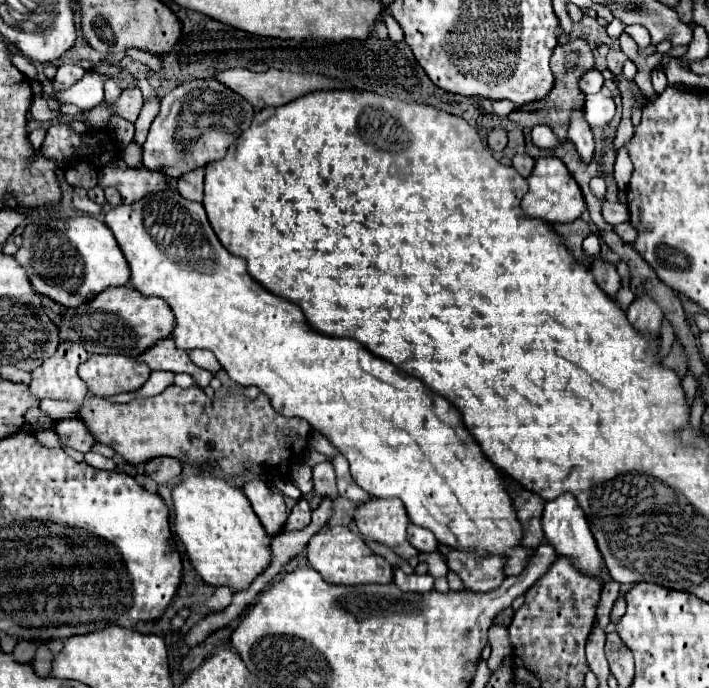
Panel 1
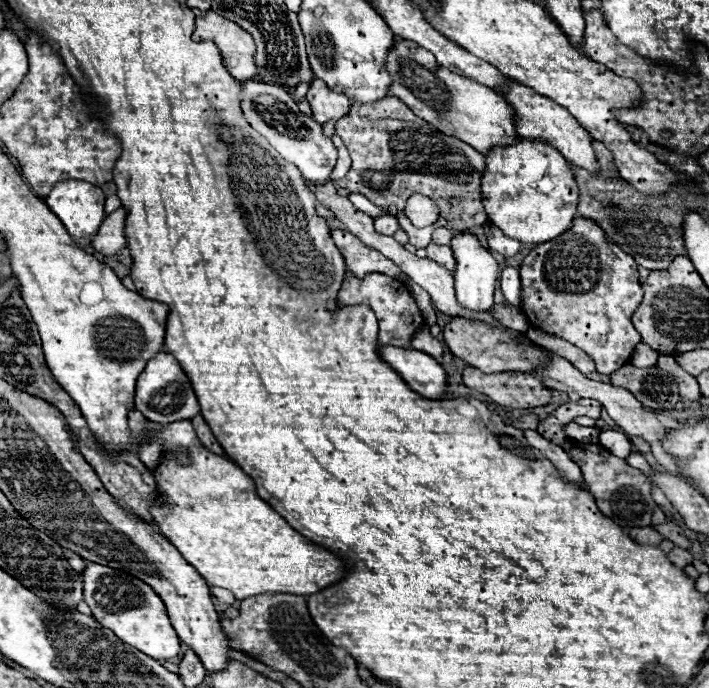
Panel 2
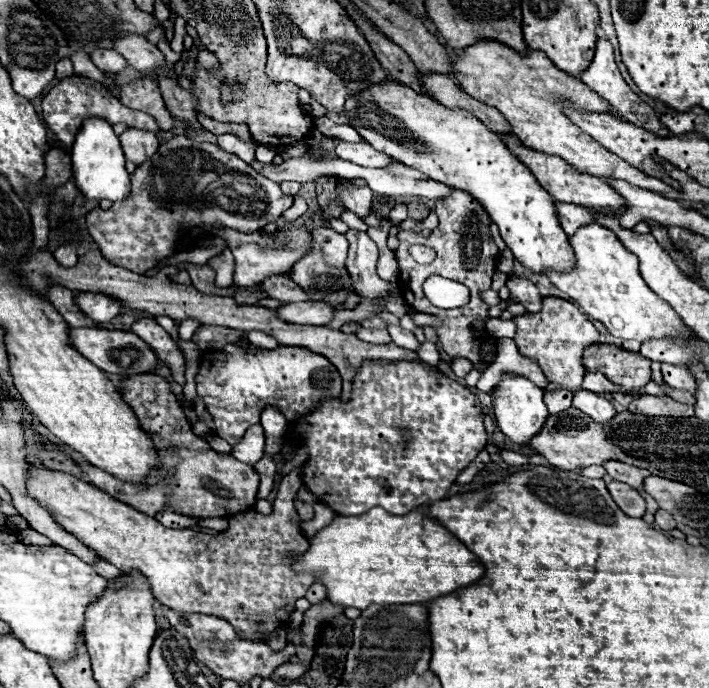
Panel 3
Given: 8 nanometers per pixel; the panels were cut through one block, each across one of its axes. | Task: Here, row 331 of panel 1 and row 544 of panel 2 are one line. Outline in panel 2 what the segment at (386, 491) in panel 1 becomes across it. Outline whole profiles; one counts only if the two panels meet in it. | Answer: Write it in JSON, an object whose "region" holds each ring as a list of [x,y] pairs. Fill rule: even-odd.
{"region":[[[132,410],[132,412],[128,414],[128,424],[130,424],[130,434],[132,434],[132,436],[130,436],[130,448],[132,448],[132,452],[138,452],[138,448],[140,448],[142,444],[150,442],[150,440],[156,440],[156,438],[158,438],[158,440],[162,442],[162,446],[160,446],[160,458],[158,458],[158,468],[154,468],[154,480],[156,480],[156,486],[158,486],[158,502],[154,502],[154,506],[150,508],[150,514],[154,514],[154,520],[156,520],[160,532],[162,532],[162,534],[180,550],[180,554],[200,572],[200,576],[208,582],[208,586],[226,588],[226,590],[230,590],[230,592],[236,596],[236,600],[244,600],[244,598],[258,596],[258,594],[268,594],[268,592],[270,592],[270,594],[278,594],[278,592],[282,592],[282,594],[298,594],[298,596],[302,596],[302,594],[314,594],[314,592],[320,592],[322,588],[326,588],[326,586],[330,586],[330,584],[342,580],[342,576],[346,574],[346,568],[344,568],[342,558],[338,558],[336,554],[332,554],[332,552],[328,552],[328,550],[322,550],[320,546],[316,546],[314,542],[310,542],[308,538],[304,538],[302,534],[298,534],[276,510],[272,510],[262,498],[258,498],[252,478],[246,476],[246,474],[244,474],[234,462],[230,462],[228,458],[218,456],[218,454],[206,450],[206,448],[202,446],[202,442],[198,440],[198,436],[196,436],[196,432],[194,432],[190,420],[186,420],[186,422],[172,422],[170,426],[160,426],[158,430],[146,430],[152,422],[146,422],[146,418],[142,418],[142,414],[138,414],[138,410]],[[176,450],[184,450],[184,452],[186,452],[188,464],[180,464],[176,458],[174,458],[174,460],[172,460],[172,458],[166,458],[168,452],[174,452],[174,456],[178,456]]]}

